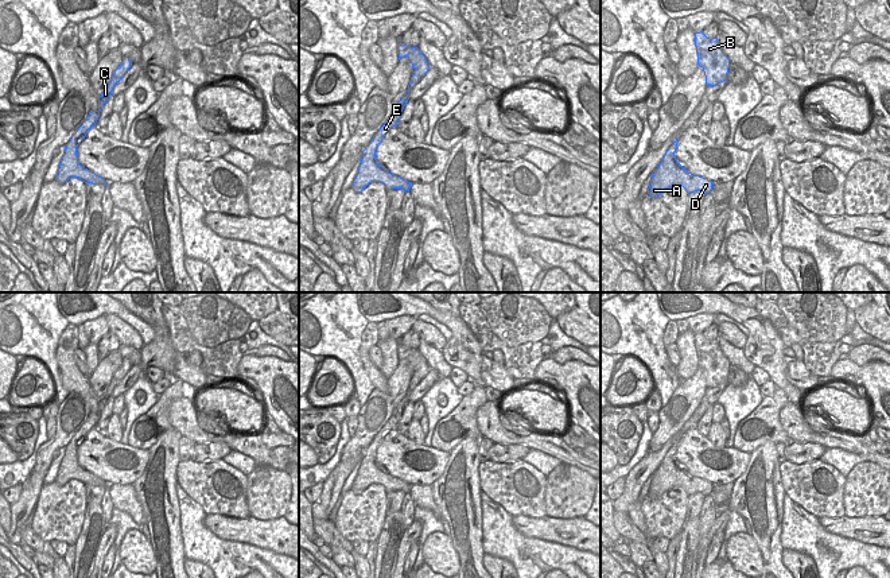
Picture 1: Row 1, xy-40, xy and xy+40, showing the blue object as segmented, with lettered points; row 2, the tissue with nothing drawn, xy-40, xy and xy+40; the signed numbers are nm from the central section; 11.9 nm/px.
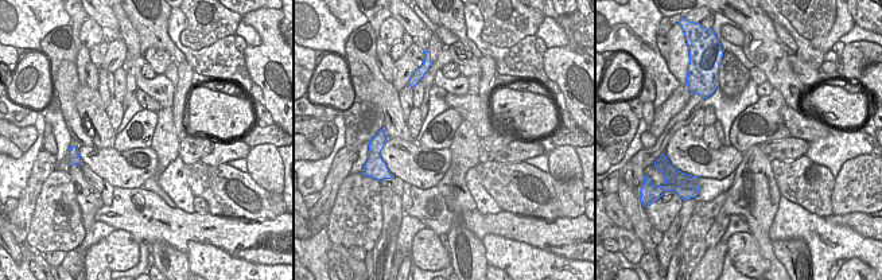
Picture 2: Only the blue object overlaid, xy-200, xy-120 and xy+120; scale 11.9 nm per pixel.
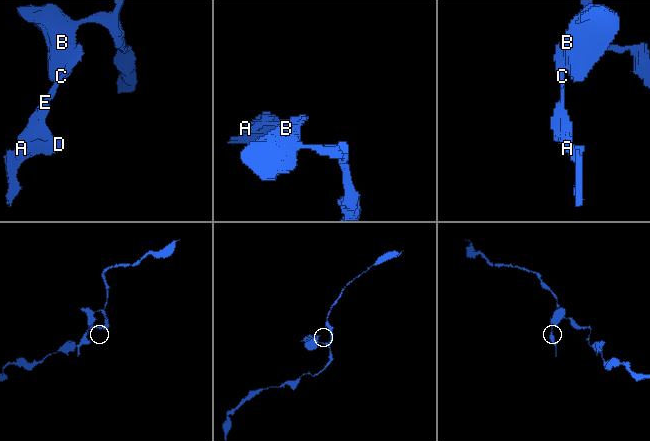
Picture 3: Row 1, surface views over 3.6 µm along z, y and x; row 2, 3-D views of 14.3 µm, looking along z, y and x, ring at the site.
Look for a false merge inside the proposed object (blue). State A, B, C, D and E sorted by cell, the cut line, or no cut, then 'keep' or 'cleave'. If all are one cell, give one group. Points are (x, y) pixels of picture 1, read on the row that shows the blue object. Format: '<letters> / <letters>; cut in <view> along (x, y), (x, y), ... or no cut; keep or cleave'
A C D E / B; cut in xy along (414, 73), (424, 74); cleave

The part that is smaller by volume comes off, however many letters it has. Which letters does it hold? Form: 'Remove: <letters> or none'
Remove: A, C, D, E

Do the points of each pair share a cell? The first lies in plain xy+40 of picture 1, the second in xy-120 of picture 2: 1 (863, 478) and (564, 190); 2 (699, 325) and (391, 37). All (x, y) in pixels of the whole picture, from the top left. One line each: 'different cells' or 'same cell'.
1: same cell
2: same cell

